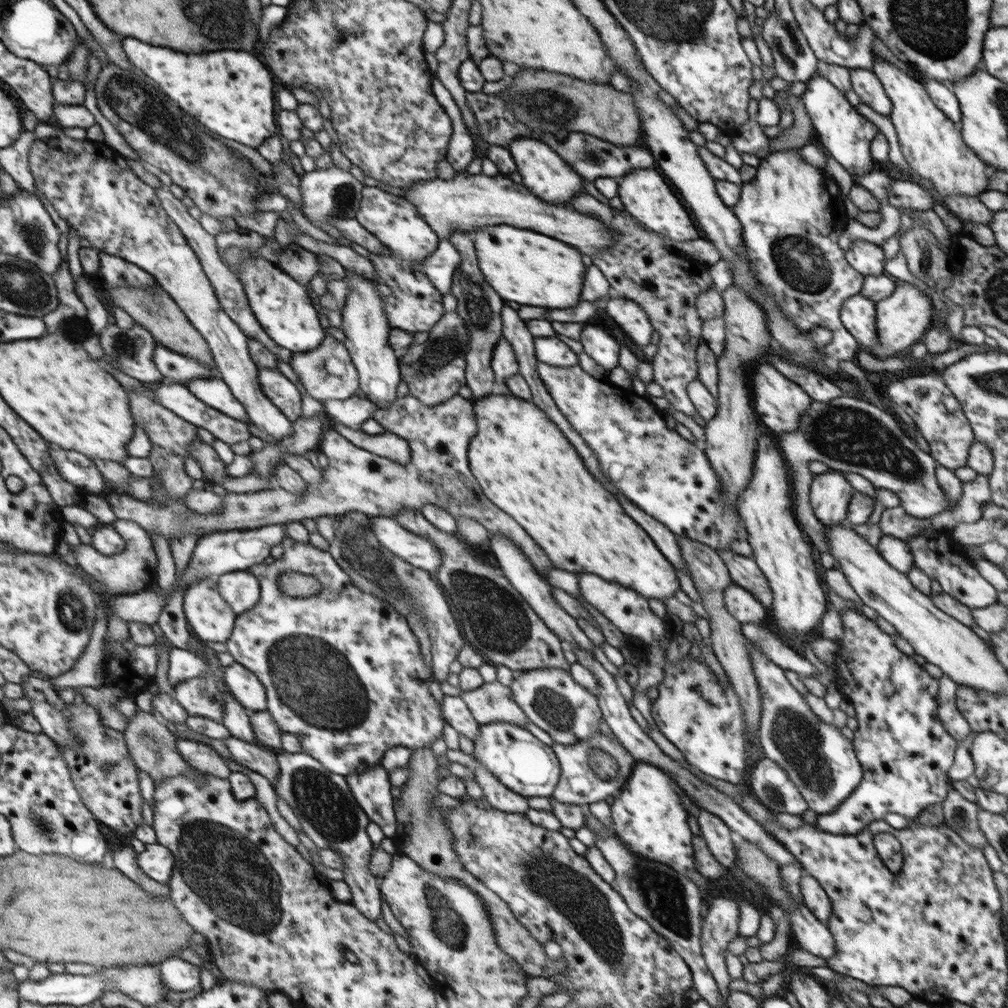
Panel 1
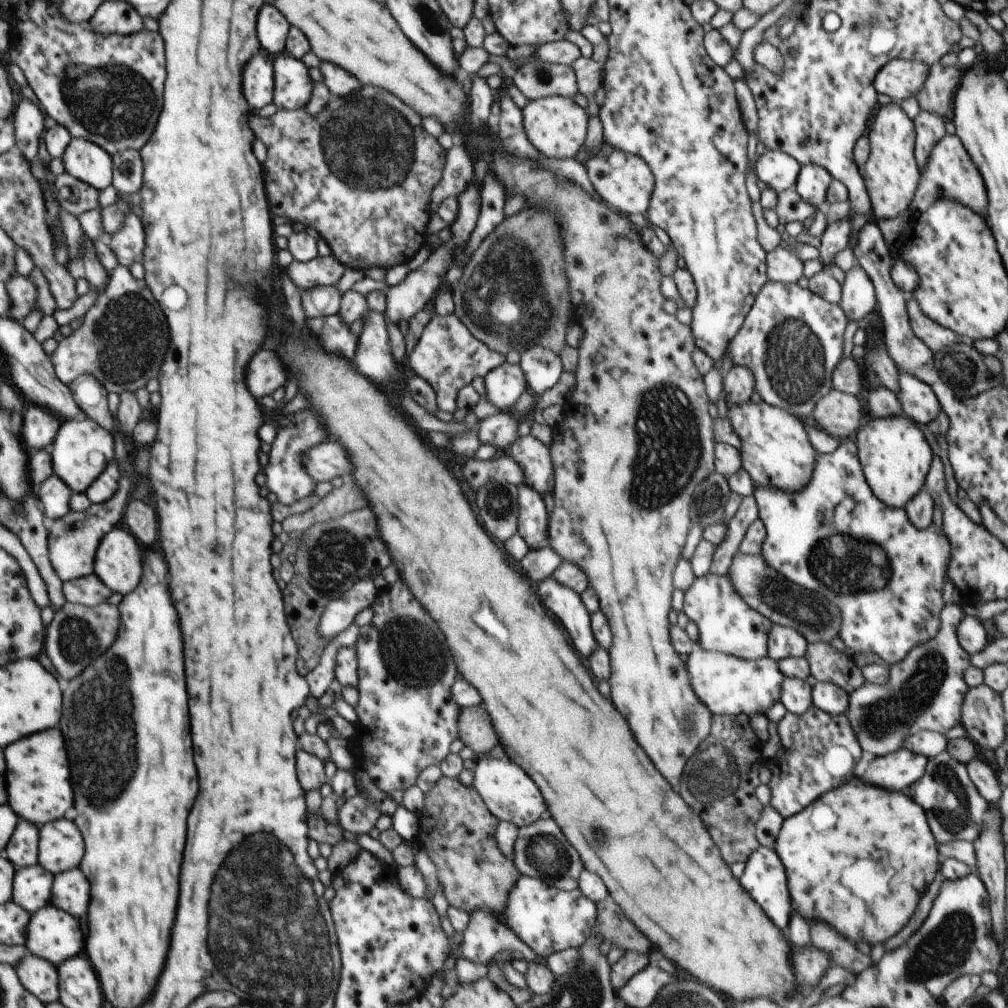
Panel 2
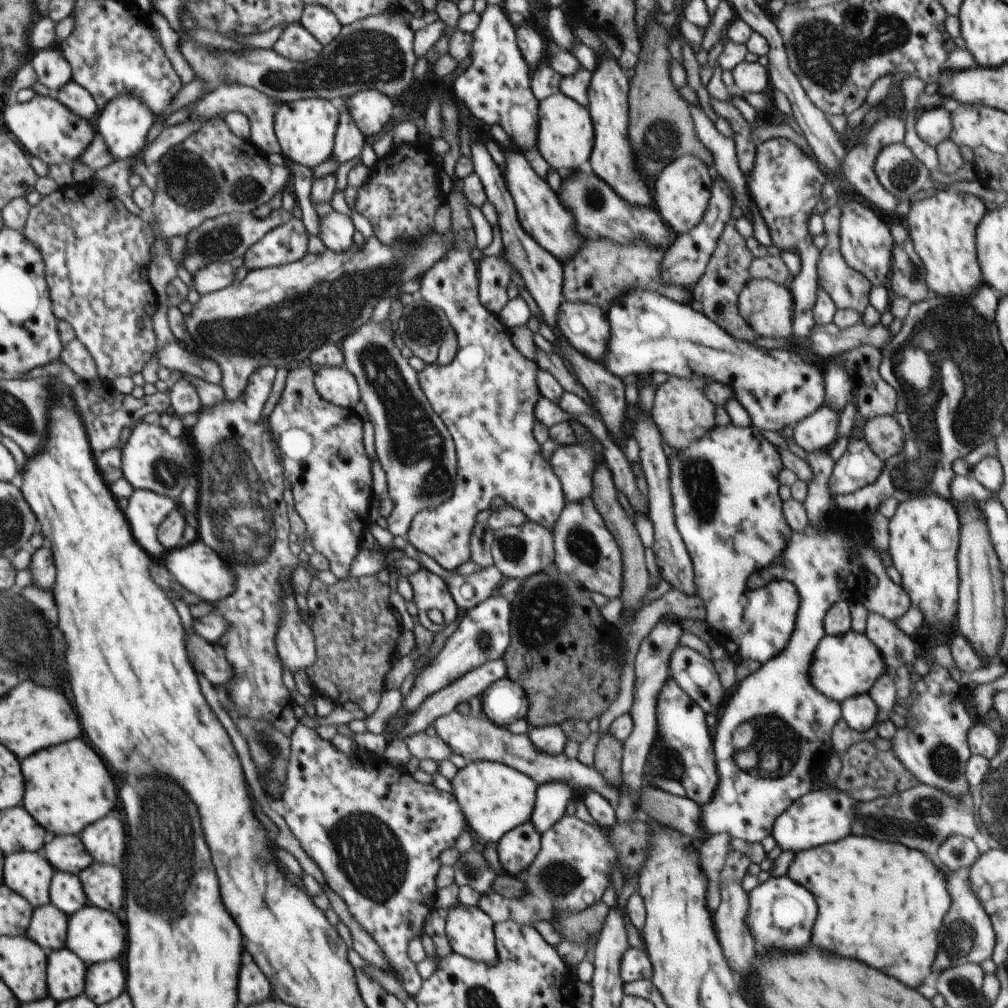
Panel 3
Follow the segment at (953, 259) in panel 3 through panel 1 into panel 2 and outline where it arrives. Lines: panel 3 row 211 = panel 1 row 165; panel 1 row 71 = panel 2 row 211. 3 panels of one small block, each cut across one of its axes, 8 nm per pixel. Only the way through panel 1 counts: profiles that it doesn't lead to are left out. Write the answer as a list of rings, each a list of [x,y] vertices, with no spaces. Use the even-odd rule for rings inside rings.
[[[880,104],[868,122],[868,161],[861,168],[875,219],[892,219],[908,209],[913,200],[921,170],[914,157],[915,127],[899,104]]]

